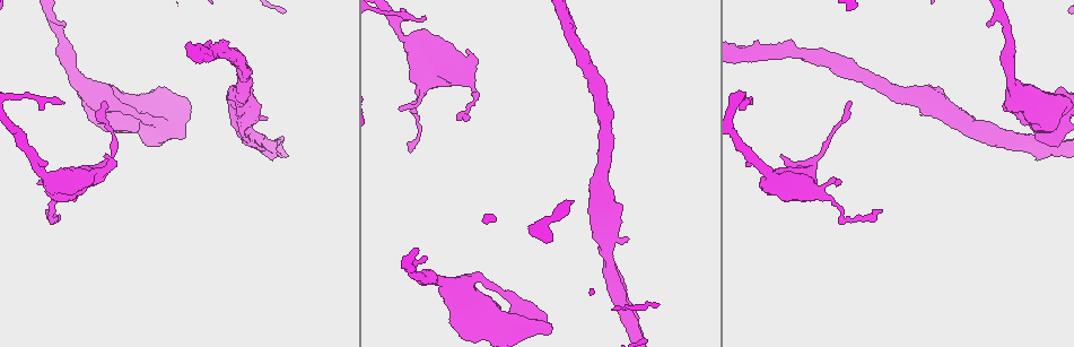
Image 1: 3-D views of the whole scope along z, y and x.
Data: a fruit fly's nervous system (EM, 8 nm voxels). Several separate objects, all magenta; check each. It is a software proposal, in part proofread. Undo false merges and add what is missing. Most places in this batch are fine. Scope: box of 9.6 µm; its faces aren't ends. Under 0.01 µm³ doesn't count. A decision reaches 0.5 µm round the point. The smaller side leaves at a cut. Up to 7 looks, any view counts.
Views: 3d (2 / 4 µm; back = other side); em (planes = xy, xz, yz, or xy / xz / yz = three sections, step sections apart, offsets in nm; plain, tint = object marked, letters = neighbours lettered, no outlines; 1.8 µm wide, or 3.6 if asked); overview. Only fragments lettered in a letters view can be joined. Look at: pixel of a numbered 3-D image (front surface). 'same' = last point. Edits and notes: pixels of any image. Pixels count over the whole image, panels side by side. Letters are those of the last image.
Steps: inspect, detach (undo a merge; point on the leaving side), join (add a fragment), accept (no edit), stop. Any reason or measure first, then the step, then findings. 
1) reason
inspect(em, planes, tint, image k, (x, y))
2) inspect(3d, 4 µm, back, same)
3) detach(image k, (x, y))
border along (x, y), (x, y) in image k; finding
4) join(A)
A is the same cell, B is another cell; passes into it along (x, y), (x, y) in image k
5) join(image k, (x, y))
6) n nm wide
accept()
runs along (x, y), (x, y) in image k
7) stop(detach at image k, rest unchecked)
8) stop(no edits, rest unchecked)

branch stops here
inspect(em, planes, letters, image 1, (879, 211))

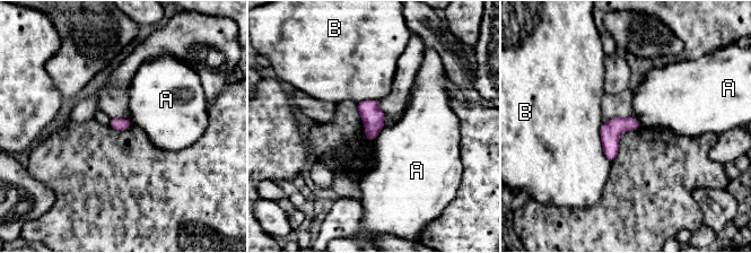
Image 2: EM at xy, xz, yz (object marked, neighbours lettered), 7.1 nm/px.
accept()
A and B are other cells; border along (383, 127), (374, 139) in image 2; no lettered fragment goes on from it

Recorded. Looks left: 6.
branch stops here
inspect(em, 3.6 µm, planes, letters, image 1, (86, 177))

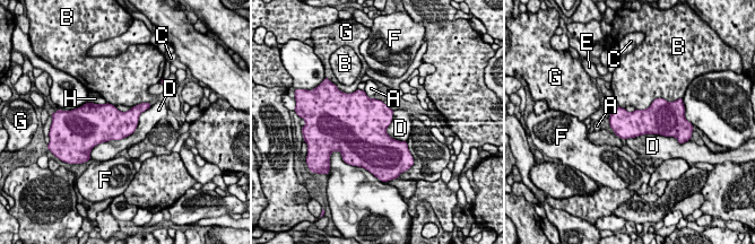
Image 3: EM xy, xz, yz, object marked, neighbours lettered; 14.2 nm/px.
380 nm wide
accept()
A, B, C, D, E, F, G and H are other cells; border along (152, 104), (131, 133), (94, 146) in image 3; none of them fits

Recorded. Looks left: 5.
long arm stops here
inspect(em, planes, letters, image 1, (423, 16))

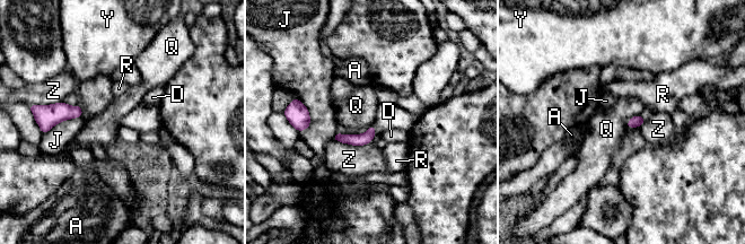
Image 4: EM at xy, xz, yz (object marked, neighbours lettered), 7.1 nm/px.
accept()
A, D, J, Q, R, Y and Z are other cells; runs along (373, 131), (366, 138), (336, 137) in image 4; none of them fits

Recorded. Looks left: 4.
stop(no edits, rest unchecked)

